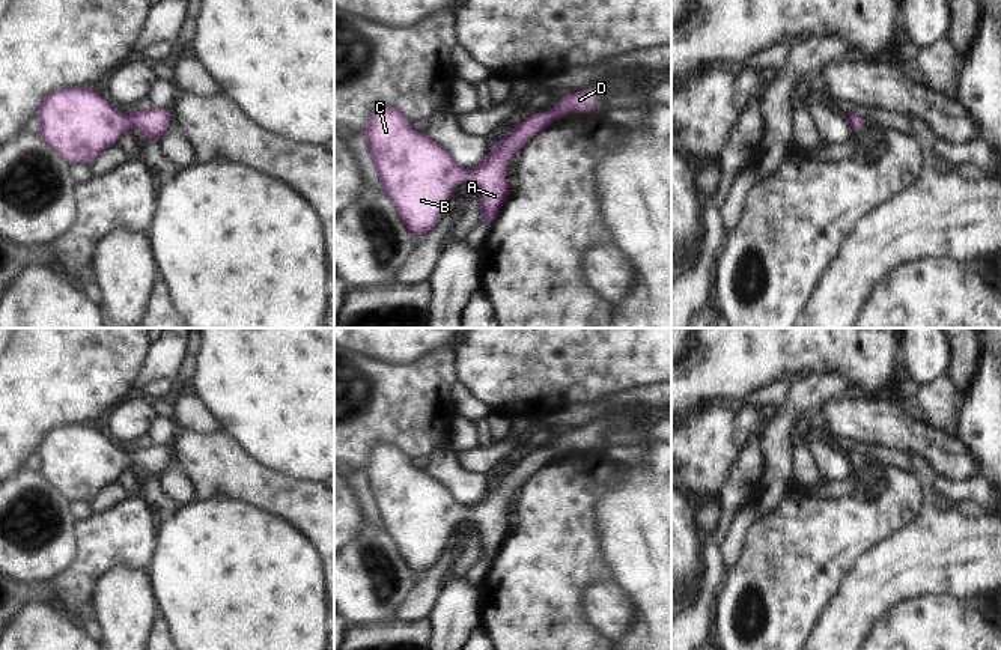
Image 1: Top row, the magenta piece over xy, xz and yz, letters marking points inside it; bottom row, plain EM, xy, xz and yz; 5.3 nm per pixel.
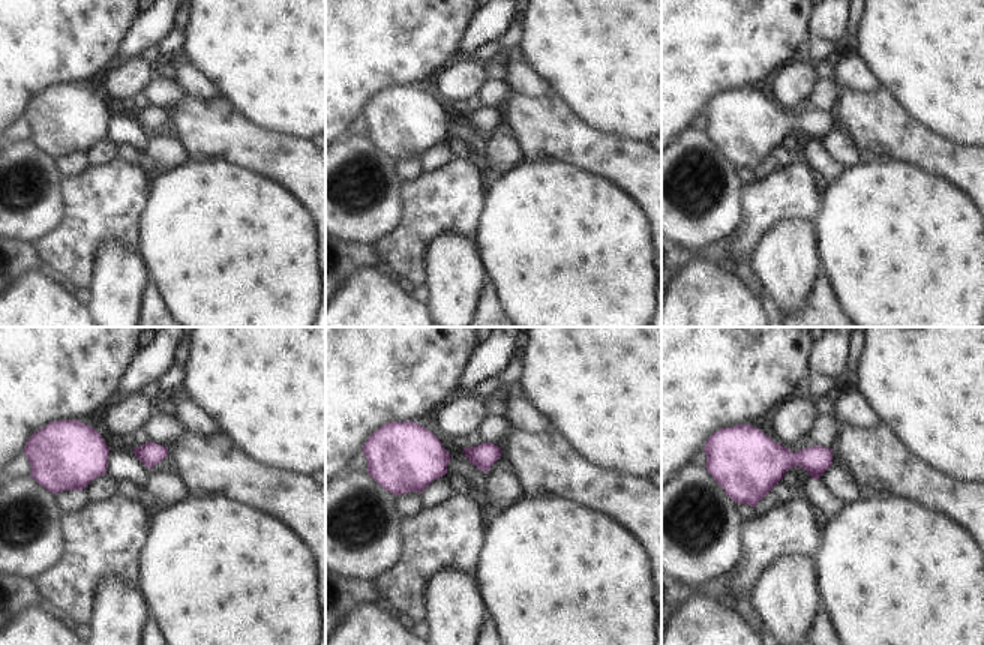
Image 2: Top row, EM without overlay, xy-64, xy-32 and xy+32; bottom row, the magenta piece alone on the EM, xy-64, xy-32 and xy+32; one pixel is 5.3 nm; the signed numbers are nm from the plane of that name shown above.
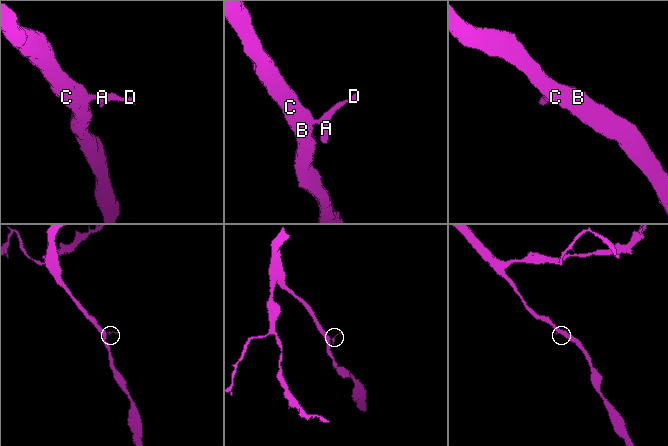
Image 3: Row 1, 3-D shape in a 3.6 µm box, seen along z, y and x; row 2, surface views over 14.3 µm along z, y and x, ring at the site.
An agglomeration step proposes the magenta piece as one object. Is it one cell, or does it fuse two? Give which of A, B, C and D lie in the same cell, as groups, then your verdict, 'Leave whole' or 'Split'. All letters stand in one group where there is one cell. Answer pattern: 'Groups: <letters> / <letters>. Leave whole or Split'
Groups: A B C D. Leave whole.

